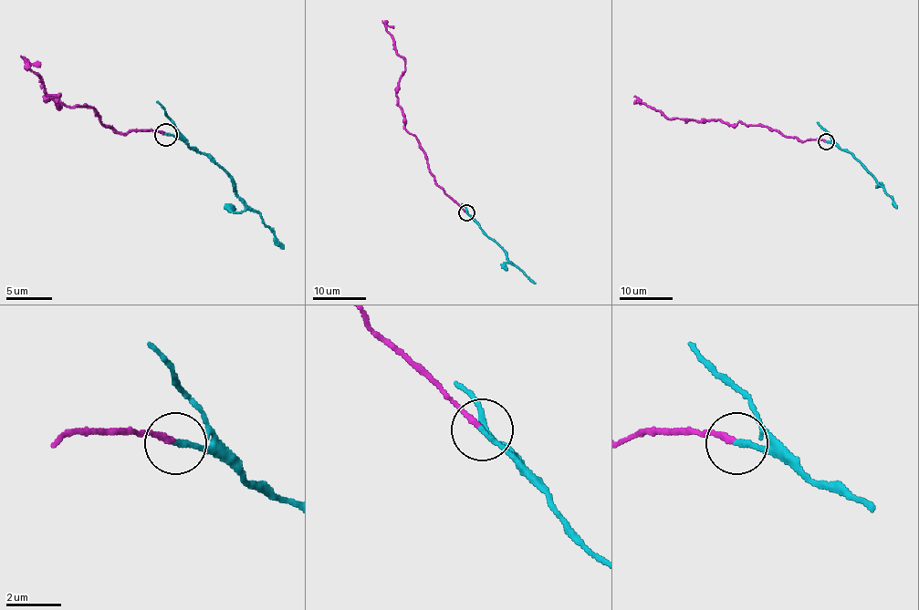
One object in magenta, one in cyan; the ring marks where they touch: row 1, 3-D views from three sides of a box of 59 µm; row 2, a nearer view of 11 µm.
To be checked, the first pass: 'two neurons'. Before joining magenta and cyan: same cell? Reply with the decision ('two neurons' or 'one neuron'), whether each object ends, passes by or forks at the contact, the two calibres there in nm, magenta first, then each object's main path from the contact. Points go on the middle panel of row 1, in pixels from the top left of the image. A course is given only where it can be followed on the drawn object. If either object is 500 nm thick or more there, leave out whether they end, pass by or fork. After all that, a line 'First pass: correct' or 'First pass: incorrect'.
two neurons; magenta ends there; cyan ends there; 200 nm thick on the magenta side, 180 nm on the other; magenta runs (467, 211), (439, 186), (422, 149), (404, 128), (396, 87), (404, 71), (404, 60), (386, 26), (393, 28); cyan runs (467, 213), (504, 250), (506, 257), (535, 284)
First pass: correct

